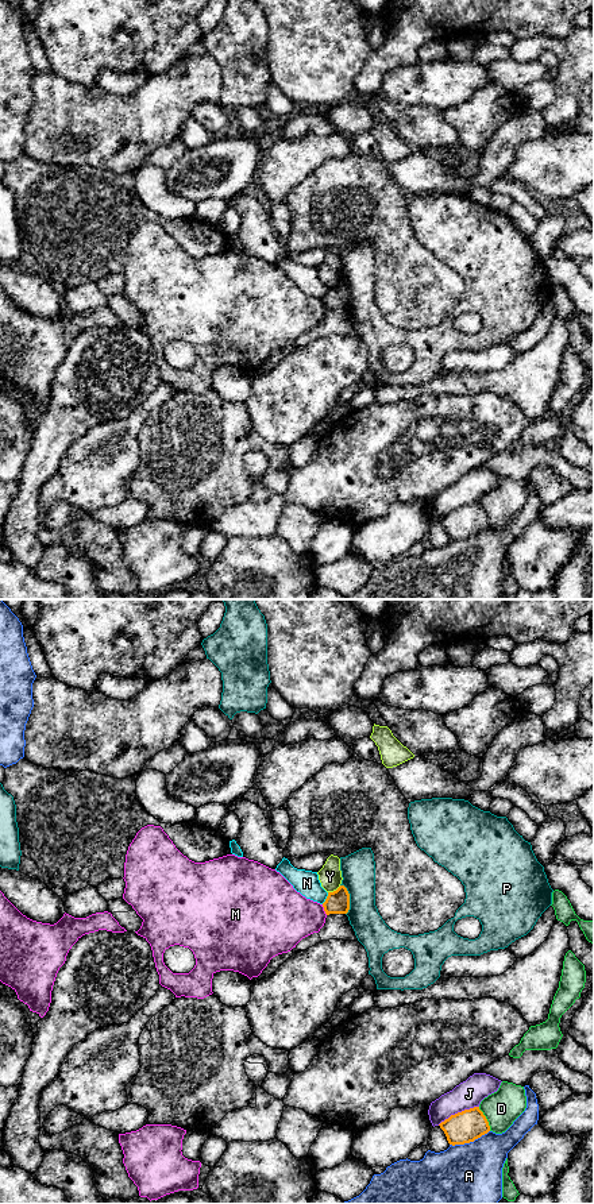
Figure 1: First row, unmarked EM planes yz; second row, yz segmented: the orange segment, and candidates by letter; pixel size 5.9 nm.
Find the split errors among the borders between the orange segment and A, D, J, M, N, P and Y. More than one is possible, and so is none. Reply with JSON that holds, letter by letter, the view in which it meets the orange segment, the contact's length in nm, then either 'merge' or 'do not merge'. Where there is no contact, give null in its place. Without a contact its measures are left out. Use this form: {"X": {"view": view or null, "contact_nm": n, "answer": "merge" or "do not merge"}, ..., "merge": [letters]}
{"A": {"view": "yz", "contact_nm": 260, "answer": "do not merge"}, "D": {"view": "yz", "contact_nm": 160, "answer": "do not merge"}, "J": {"view": "yz", "contact_nm": 280, "answer": "do not merge"}, "M": {"view": "yz", "contact_nm": 70, "answer": "do not merge"}, "N": {"view": "yz", "contact_nm": 80, "answer": "do not merge"}, "P": {"view": "yz", "contact_nm": 190, "answer": "do not merge"}, "Y": {"view": "yz", "contact_nm": 90, "answer": "do not merge"}, "merge": []}

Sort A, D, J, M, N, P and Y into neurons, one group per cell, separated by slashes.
A / D / J / M / N / P / Y

